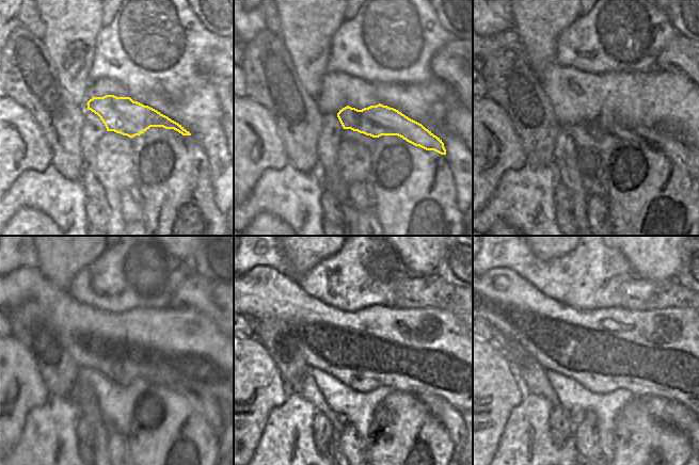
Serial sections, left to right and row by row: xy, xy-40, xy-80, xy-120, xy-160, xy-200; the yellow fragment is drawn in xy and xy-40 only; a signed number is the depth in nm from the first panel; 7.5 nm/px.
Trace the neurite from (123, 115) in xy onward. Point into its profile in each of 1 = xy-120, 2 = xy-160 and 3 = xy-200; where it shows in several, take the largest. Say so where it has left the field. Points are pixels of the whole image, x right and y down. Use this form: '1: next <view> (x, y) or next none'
1: next xy-120 (207, 405)
2: next xy-160 (446, 413)
3: next xy-200 (689, 434)

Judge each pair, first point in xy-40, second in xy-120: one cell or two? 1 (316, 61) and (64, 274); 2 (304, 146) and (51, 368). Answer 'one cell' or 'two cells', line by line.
1: one cell
2: one cell

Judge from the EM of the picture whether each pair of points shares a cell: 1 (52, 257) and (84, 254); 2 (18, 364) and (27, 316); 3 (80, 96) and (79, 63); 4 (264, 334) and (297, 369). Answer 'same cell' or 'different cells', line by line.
1: same cell
2: different cells
3: same cell
4: same cell

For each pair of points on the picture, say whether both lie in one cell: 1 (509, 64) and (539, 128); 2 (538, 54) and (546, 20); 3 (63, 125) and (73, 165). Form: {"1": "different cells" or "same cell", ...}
{"1": "same cell", "2": "same cell", "3": "same cell"}

